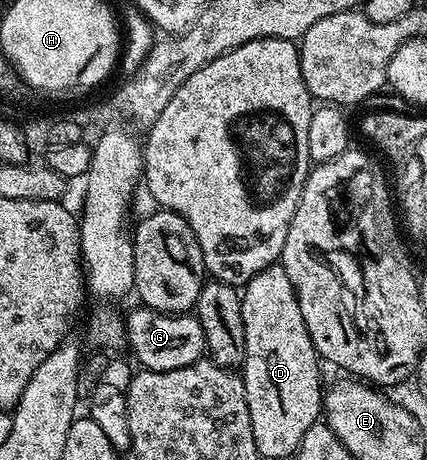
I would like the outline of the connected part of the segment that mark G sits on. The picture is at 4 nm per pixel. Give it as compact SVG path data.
M138 307L125 317L125 341L131 345L131 353L140 361L140 366L149 371L177 371L177 367L189 367L204 356L207 340L201 331L201 323L191 313L159 313L155 309Z

